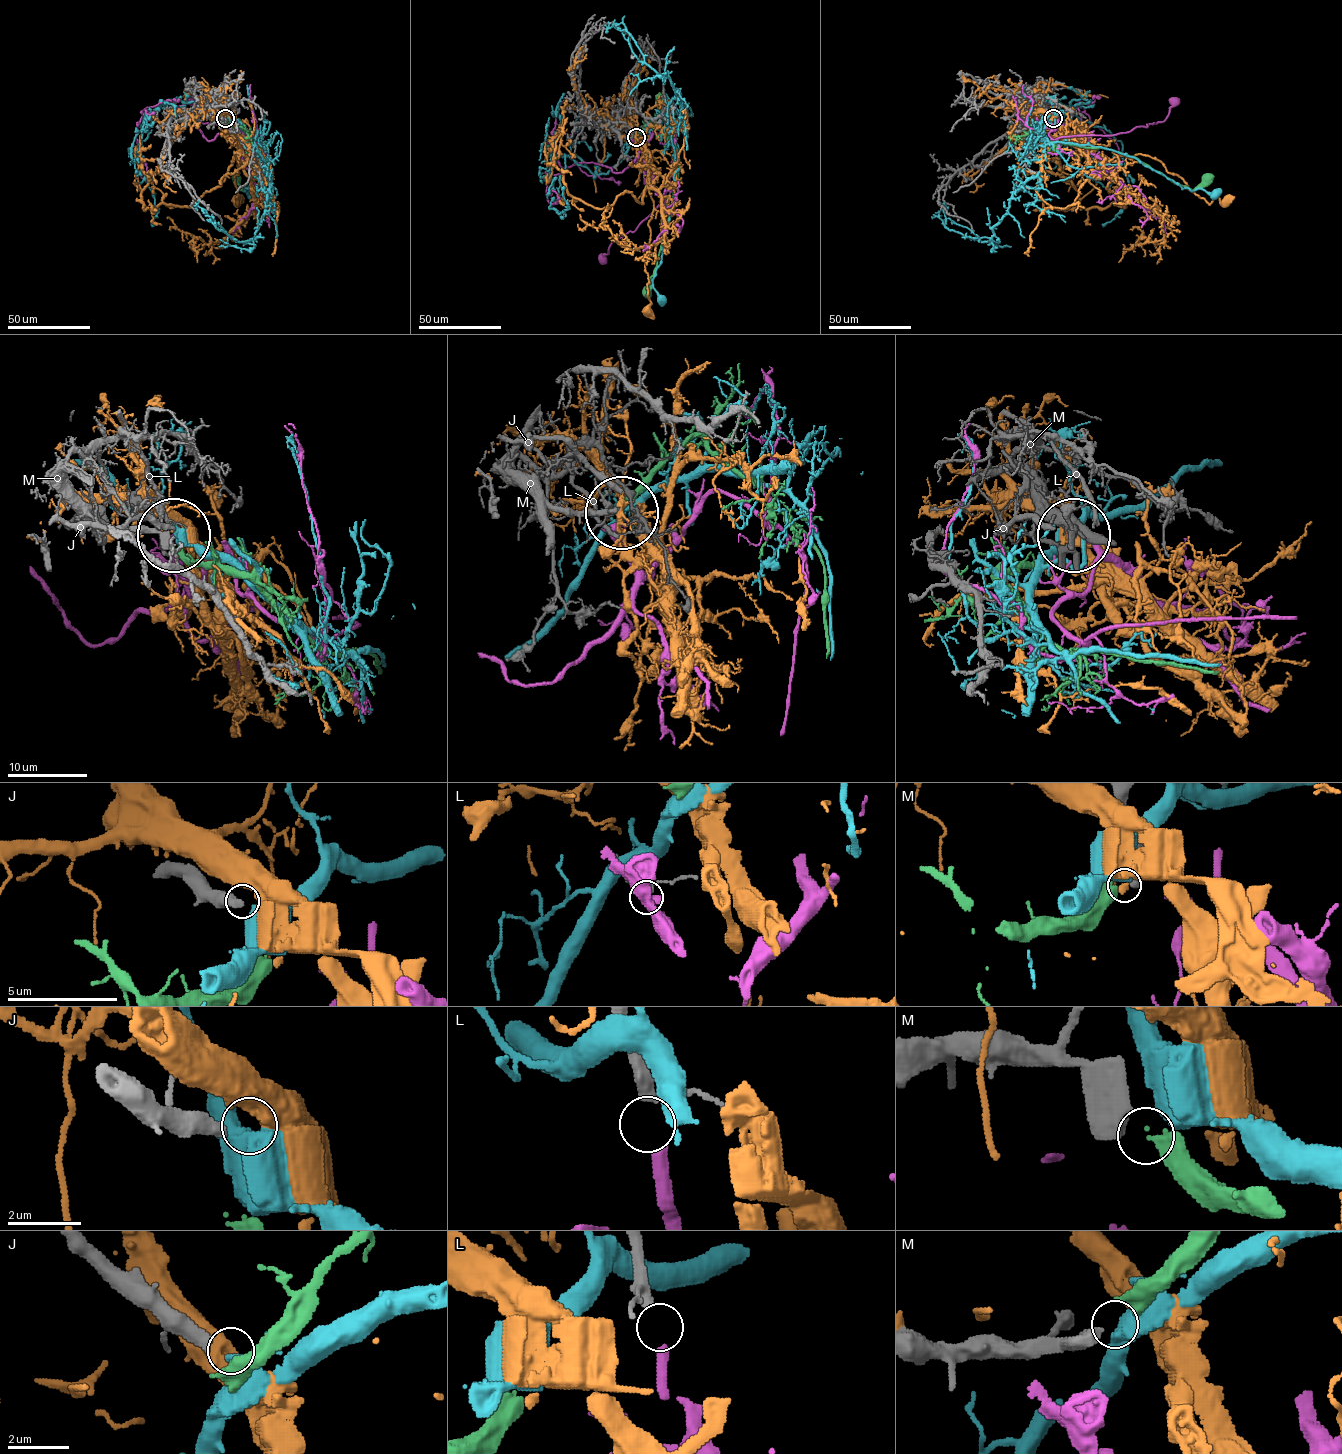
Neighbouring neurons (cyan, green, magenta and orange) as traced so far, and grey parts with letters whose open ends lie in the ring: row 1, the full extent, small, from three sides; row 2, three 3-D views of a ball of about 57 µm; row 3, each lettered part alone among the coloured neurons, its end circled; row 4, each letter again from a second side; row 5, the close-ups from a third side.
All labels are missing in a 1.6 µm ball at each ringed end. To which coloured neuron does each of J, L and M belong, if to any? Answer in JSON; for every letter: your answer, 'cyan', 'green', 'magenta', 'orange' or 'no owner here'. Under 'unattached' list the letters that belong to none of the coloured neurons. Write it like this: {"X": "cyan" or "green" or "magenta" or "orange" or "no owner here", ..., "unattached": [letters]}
{"J": "cyan", "L": "magenta", "M": "green", "unattached": []}

